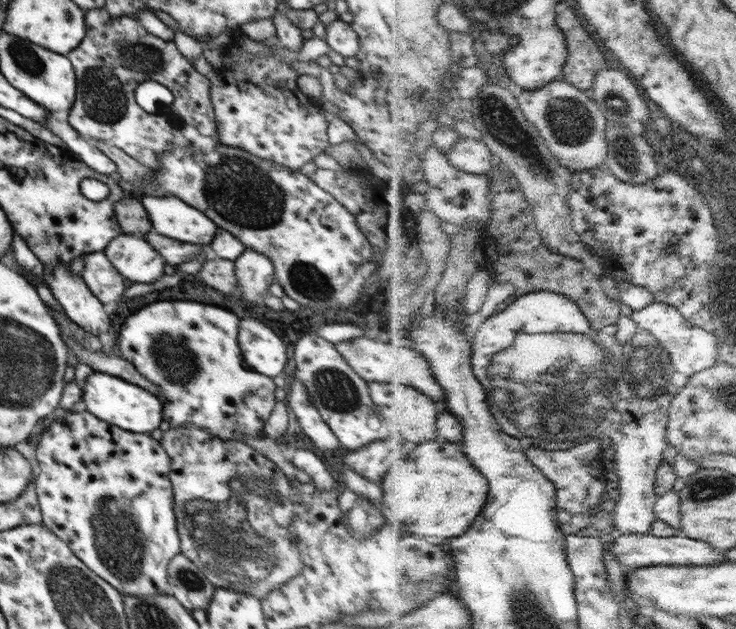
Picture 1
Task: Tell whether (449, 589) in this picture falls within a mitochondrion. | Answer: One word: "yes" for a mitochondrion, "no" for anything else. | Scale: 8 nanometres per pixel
no

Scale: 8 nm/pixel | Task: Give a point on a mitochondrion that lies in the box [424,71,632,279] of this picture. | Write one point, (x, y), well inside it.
(497, 117)

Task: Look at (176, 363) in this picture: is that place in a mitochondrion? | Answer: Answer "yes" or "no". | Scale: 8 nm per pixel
yes

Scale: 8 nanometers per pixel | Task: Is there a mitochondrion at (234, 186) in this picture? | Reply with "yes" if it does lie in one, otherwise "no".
yes

